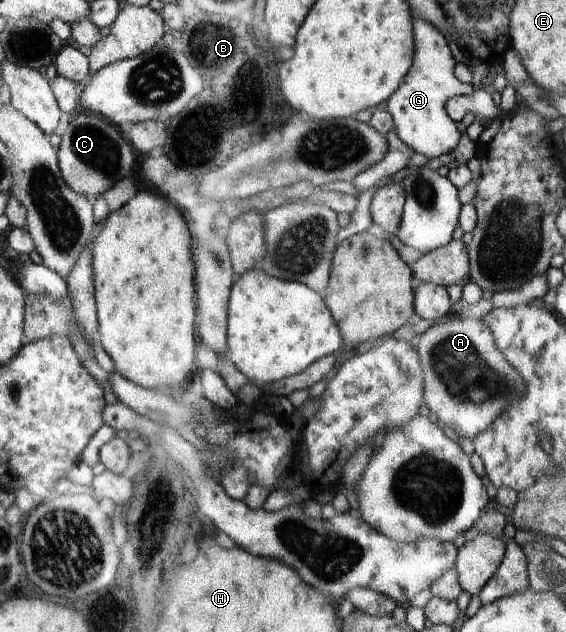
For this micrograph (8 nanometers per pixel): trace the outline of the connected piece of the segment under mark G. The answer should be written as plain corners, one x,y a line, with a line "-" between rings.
413,18
413,40
414,40
414,54
412,58
412,65
409,72
403,77
401,86
388,98
387,111
392,116
392,121
397,136
414,152
419,152
435,158
441,154
449,154
455,150
461,132
463,129
457,127
456,122
446,113
445,103
457,95
472,95
474,93
471,84
462,83
453,73
453,68
457,64
453,58
453,54
447,45
447,42
439,29
436,29
431,23
426,24
419,19

